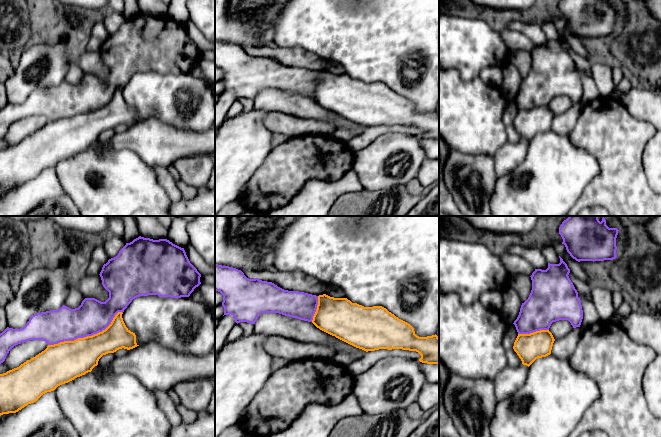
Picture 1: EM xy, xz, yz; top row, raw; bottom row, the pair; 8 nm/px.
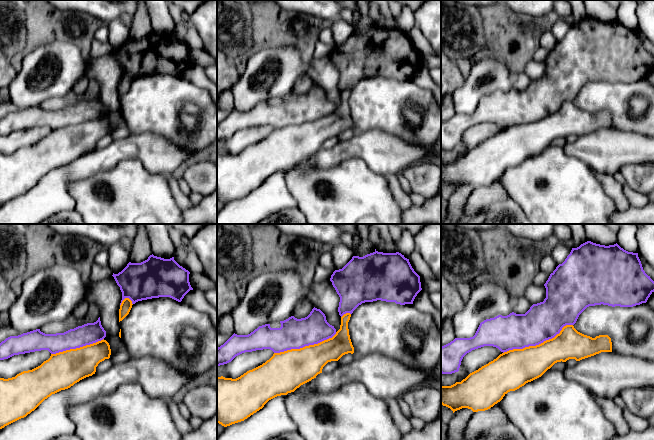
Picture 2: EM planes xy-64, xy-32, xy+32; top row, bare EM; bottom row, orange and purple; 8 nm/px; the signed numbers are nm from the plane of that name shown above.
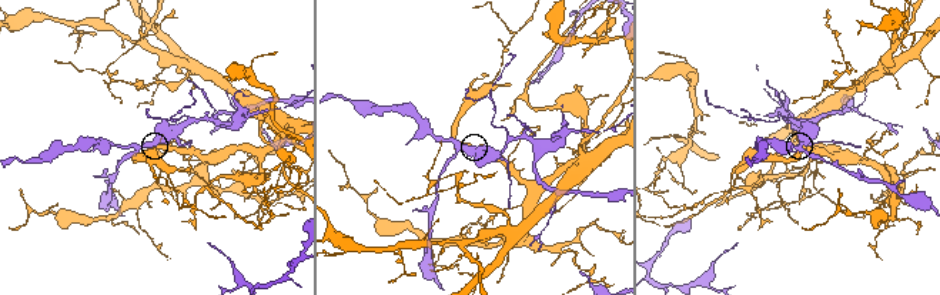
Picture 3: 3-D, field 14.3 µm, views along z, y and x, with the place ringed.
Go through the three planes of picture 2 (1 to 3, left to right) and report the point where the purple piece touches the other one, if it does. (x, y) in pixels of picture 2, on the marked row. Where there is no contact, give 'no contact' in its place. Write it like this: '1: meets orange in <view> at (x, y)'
1: meets orange in xy-64 at (77, 348)
2: meets orange in xy-32 at (305, 346)
3: meets orange in xy+32 at (539, 344)

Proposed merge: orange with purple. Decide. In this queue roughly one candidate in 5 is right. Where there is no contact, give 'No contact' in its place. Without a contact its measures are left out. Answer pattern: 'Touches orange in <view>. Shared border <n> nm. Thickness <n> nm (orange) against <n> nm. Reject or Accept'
Touches orange in xy. Shared border 650 nm. Thickness 320 nm (orange) against 280 nm. Reject

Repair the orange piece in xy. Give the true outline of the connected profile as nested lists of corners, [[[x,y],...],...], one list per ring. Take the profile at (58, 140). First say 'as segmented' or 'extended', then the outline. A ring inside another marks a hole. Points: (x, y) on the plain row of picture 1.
as segmented; [[[118,88],[111,100],[102,108],[74,117],[48,121],[44,127],[19,143],[0,150],[0,192],[16,189],[28,180],[36,178],[43,170],[91,148],[103,131],[122,124],[130,126],[139,122],[136,119],[135,109],[126,103],[122,90]]]

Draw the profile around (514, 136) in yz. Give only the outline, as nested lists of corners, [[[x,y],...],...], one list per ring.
[[[513,124],[507,126],[507,134],[509,136],[509,141],[512,143],[516,143],[522,140],[521,135],[519,134],[519,132],[517,131]]]

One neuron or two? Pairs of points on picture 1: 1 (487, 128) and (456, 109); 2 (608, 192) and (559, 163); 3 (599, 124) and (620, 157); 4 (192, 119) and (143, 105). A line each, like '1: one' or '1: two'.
1: one
2: two
3: one
4: one

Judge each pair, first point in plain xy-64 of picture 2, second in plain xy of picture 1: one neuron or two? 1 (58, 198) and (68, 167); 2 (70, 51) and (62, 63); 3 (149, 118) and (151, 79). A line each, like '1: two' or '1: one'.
1: two
2: one
3: one

